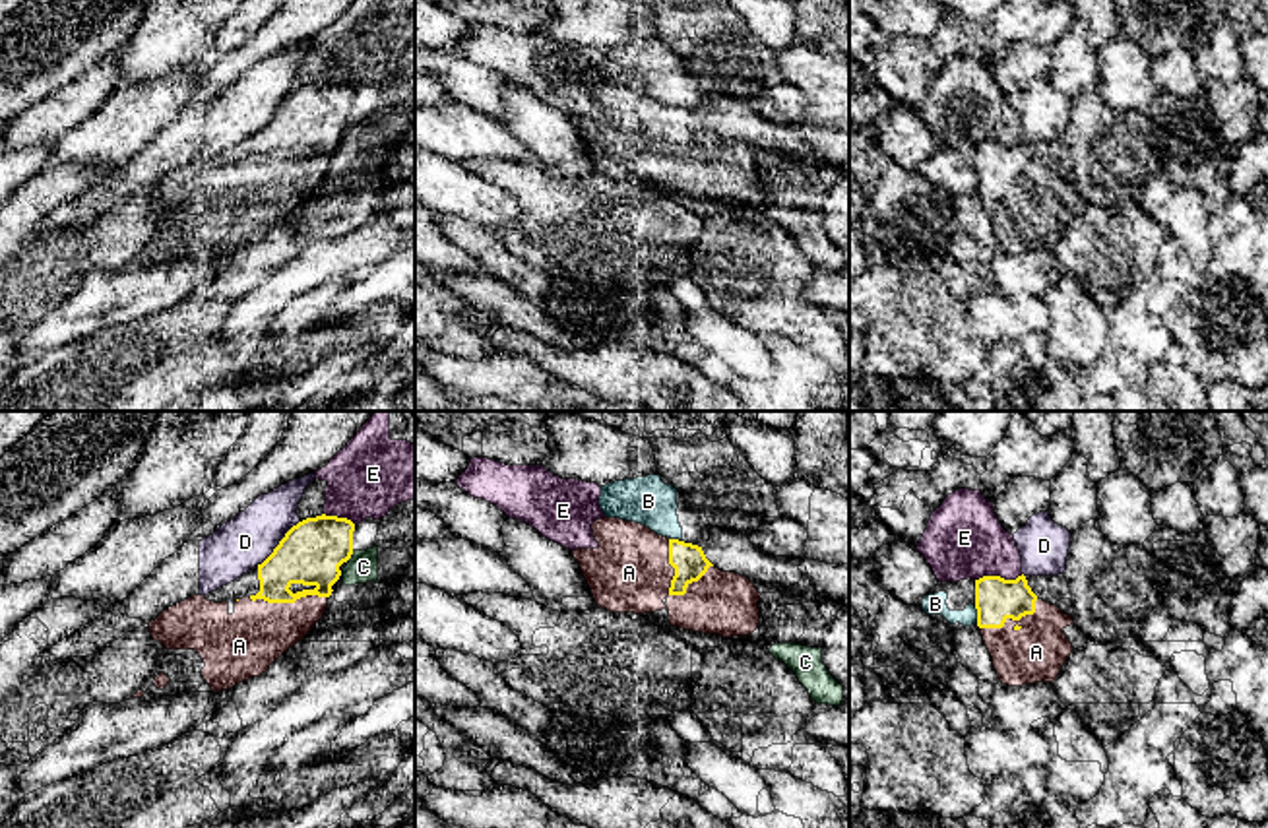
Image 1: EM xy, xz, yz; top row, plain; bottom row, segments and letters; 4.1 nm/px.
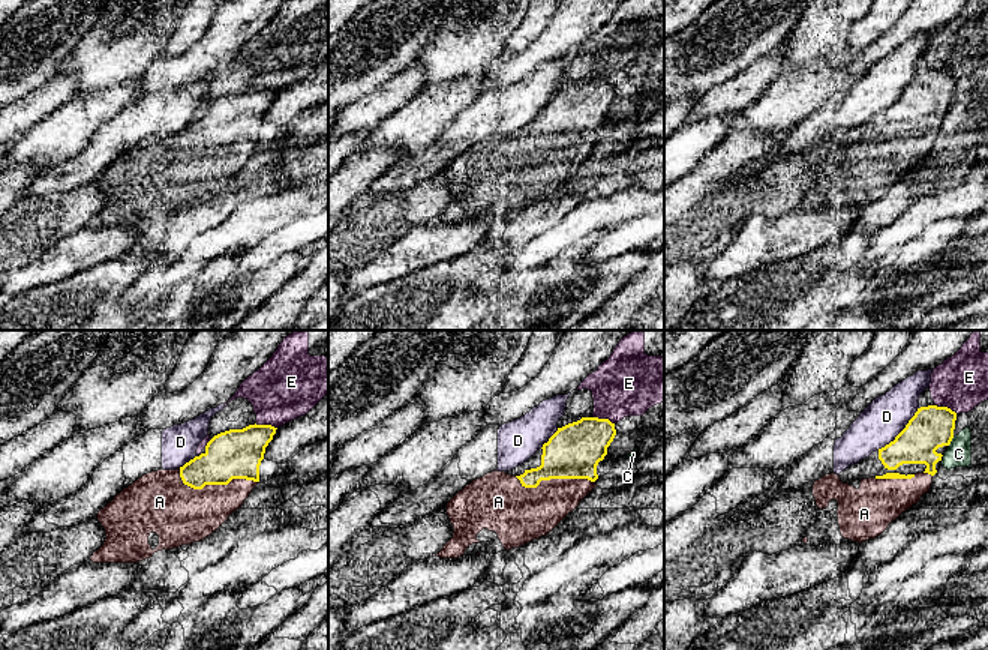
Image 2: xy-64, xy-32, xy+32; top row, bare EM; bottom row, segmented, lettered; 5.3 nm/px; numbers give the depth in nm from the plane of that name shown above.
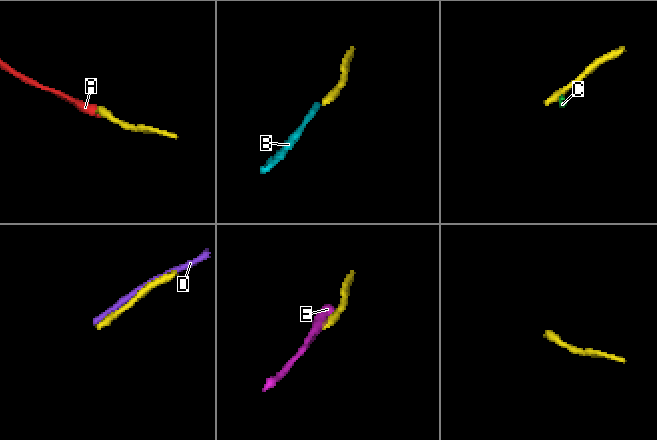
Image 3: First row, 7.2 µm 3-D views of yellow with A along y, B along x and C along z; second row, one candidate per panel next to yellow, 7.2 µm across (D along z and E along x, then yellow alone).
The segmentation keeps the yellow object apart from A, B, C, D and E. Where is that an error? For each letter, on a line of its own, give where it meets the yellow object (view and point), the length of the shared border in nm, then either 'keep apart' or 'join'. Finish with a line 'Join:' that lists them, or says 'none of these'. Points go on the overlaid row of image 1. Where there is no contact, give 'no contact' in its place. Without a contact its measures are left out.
A: meets yellow in xz at (675, 573); contact 240 nm long; join
B: meets yellow in yz at (978, 613); contact 70 nm long; keep apart
C: no contact; keep apart
D: meets yellow in xy at (280, 543); contact 260 nm long; keep apart
E: meets yellow in yz at (999, 576); contact 200 nm long; keep apart
Join: A

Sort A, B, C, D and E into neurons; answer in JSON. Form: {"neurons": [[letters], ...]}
{"neurons": [["A"], ["B"], ["C"], ["D"], ["E"]]}

